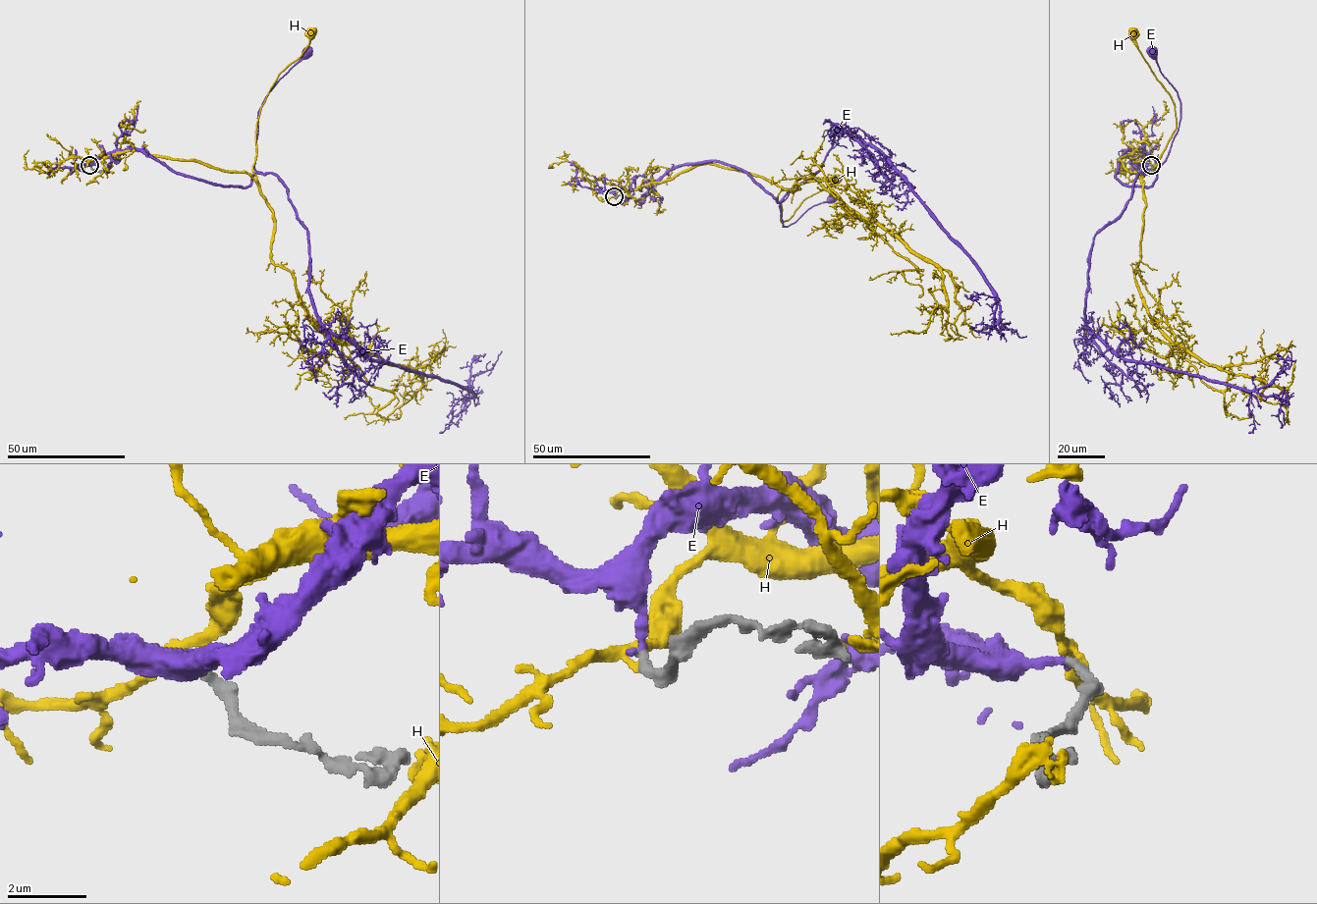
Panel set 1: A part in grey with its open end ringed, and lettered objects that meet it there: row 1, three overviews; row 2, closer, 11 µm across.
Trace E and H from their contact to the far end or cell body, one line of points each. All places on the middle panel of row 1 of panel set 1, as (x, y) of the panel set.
E: (614, 196), (618, 189), (652, 186), (680, 165), (718, 161), (742, 169), (781, 202), (783, 226), (833, 198)
H: (614, 197), (619, 190), (717, 164), (781, 186), (783, 222), (836, 179)

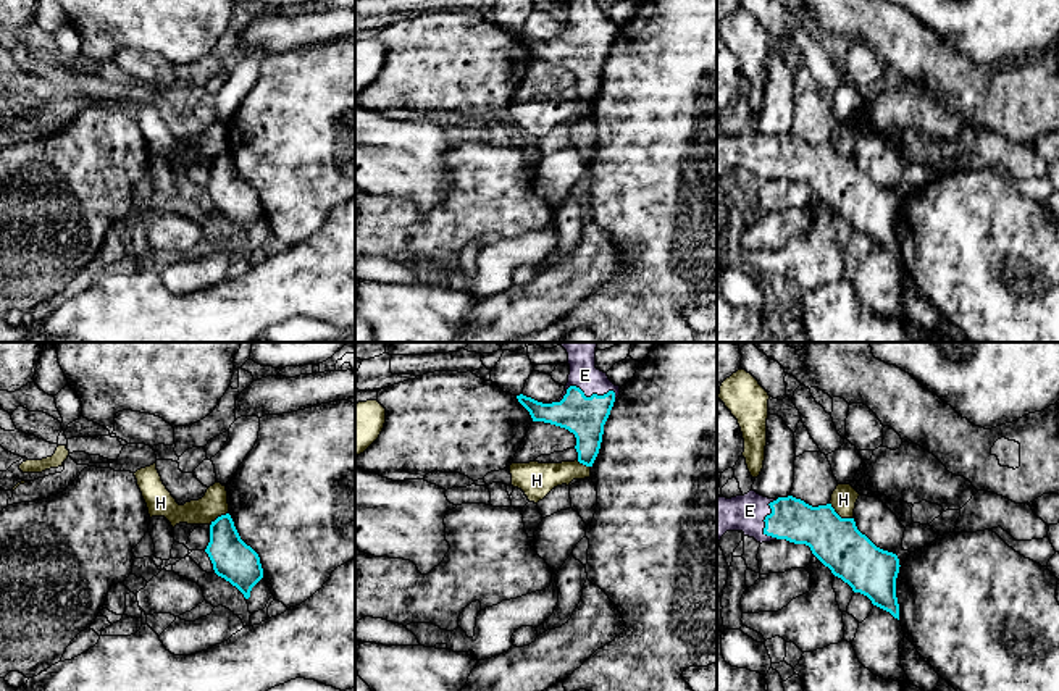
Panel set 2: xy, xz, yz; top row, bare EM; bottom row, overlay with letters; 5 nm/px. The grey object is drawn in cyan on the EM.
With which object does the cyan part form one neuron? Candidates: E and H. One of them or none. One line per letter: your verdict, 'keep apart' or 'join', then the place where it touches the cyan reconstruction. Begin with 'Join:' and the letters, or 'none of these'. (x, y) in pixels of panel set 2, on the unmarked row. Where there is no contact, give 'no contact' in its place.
Join: E
E: join; contact xz (583, 31)
H: keep apart; contact yz (838, 154)

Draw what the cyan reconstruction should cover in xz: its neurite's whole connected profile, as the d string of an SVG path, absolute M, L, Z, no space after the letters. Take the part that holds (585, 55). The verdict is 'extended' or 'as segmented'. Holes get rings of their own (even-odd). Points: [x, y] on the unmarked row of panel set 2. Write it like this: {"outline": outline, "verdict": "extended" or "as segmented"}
{"outline": "M596 0L567 2L570 3L568 21L559 39L542 42L523 32L517 37L533 60L550 61L573 71L578 100L592 105L601 87L604 63L620 34L620 24L597 8Z", "verdict": "extended"}

